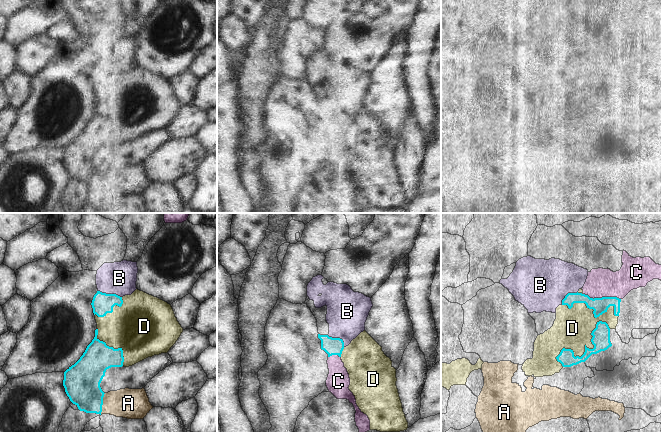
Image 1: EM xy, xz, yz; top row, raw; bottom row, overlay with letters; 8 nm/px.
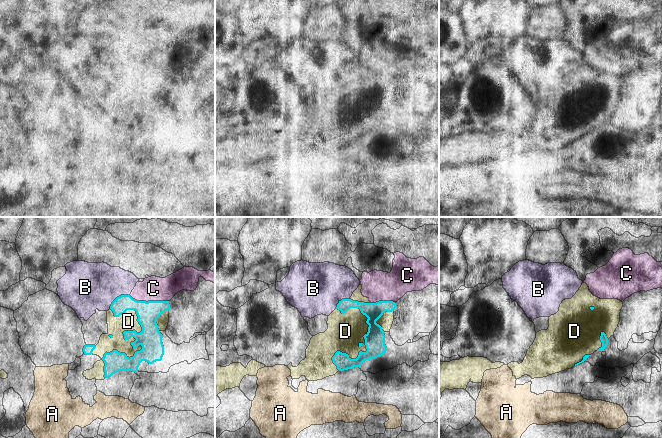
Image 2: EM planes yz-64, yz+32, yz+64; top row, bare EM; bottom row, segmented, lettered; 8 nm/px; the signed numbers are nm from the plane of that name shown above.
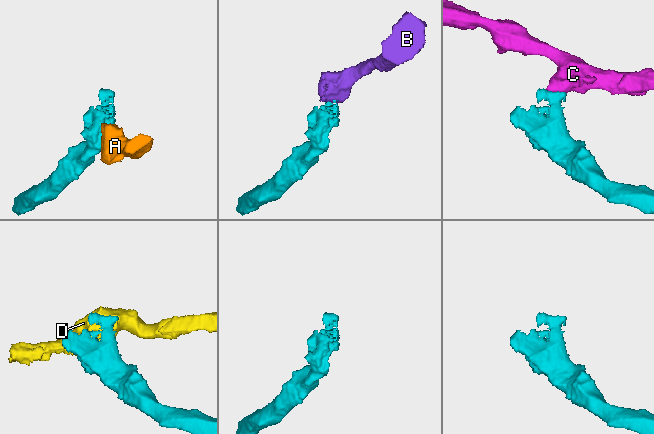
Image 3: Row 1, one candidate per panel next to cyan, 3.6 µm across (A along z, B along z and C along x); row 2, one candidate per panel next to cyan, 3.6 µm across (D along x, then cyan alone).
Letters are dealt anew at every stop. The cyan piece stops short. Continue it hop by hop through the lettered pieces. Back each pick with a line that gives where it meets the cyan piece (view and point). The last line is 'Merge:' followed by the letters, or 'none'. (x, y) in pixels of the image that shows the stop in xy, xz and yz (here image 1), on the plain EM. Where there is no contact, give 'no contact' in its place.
B: xy (110, 70)
Merge: B

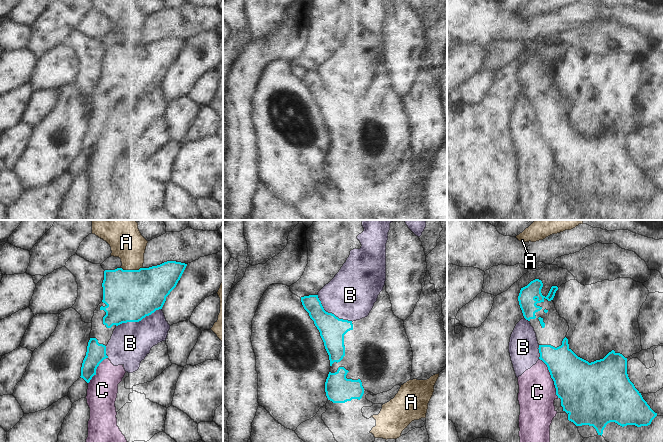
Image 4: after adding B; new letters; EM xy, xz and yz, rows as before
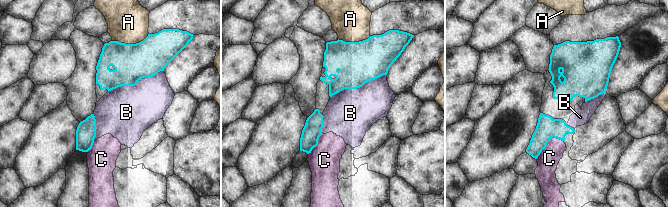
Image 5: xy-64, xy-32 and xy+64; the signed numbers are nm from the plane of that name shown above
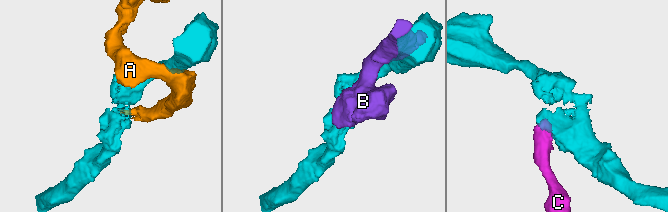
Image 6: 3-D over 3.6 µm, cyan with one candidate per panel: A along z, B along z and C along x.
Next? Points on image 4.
Merge: none

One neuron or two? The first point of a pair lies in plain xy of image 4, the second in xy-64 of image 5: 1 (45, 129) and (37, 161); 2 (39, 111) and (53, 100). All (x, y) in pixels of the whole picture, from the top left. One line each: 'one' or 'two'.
1: one
2: one

